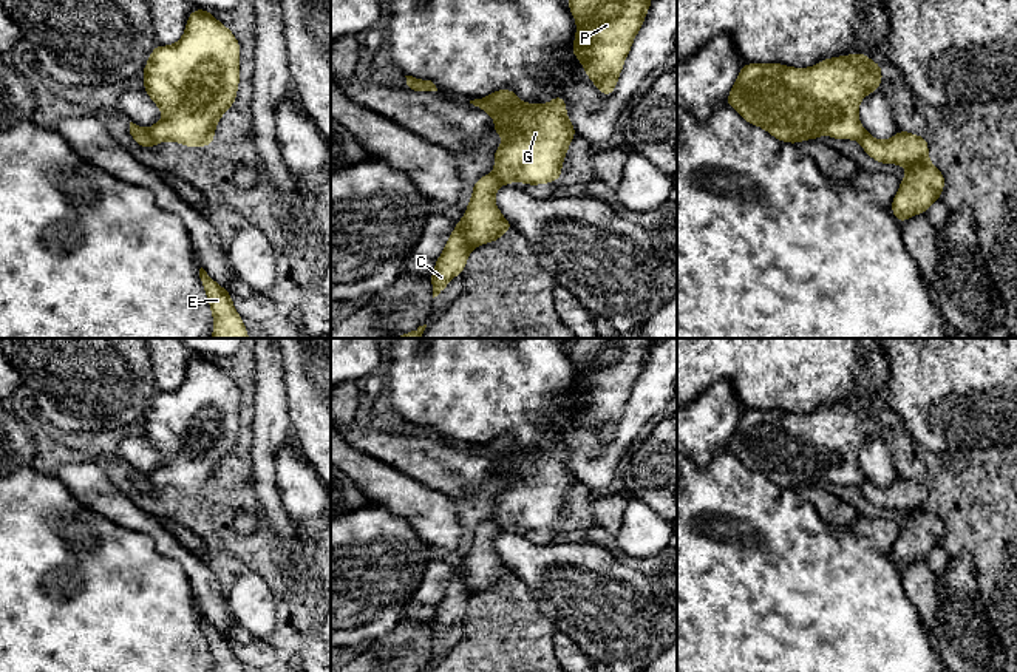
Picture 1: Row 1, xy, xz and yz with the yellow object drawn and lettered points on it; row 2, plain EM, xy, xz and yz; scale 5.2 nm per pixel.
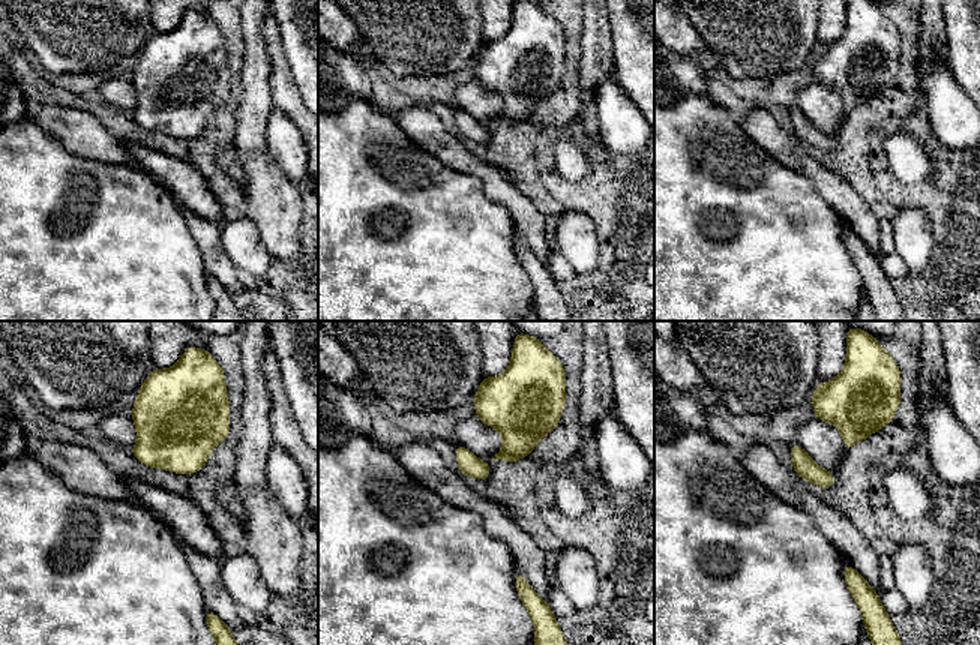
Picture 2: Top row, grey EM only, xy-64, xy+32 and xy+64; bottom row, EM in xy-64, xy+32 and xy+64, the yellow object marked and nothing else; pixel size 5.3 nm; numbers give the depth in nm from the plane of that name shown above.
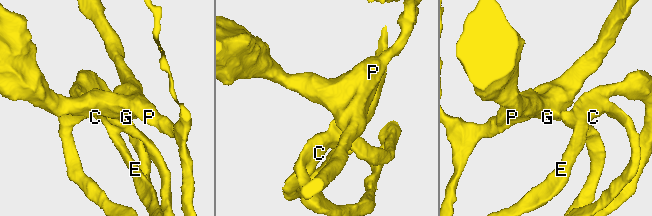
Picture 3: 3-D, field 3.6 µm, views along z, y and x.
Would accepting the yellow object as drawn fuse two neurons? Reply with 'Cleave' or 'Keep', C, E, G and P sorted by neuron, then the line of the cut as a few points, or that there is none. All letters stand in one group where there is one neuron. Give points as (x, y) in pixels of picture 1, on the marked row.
Cleave. Groups: C E / G P. Split along xy (144, 130), (156, 141)

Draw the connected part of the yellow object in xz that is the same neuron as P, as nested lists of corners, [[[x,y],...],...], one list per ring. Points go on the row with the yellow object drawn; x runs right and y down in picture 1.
[[[569,0],[578,25],[572,54],[581,60],[592,83],[603,96],[612,94],[634,37],[641,29],[652,0]]]

